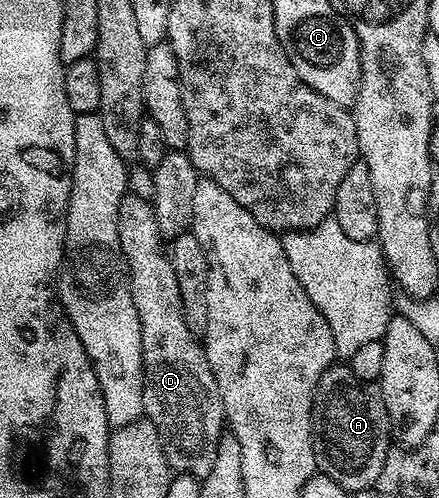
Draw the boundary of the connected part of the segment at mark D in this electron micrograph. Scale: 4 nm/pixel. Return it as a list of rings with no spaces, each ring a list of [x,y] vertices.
[[[126,193],[123,201],[119,201],[119,245],[123,249],[125,264],[129,267],[131,297],[135,301],[135,309],[139,313],[139,325],[143,333],[143,365],[145,366],[145,384],[143,385],[144,418],[150,419],[155,425],[155,429],[161,438],[163,453],[167,457],[170,468],[182,475],[194,475],[197,479],[205,479],[207,473],[211,473],[211,465],[215,465],[215,449],[217,448],[217,443],[221,440],[223,432],[226,430],[227,420],[225,418],[225,410],[223,409],[223,401],[219,397],[219,385],[215,381],[215,373],[211,373],[211,365],[205,356],[205,348],[202,340],[198,336],[193,335],[191,329],[187,329],[187,321],[183,317],[183,301],[179,297],[179,285],[175,282],[175,269],[171,269],[171,261],[169,260],[166,248],[163,246],[163,236],[159,225],[155,221],[153,204],[150,200]]]

